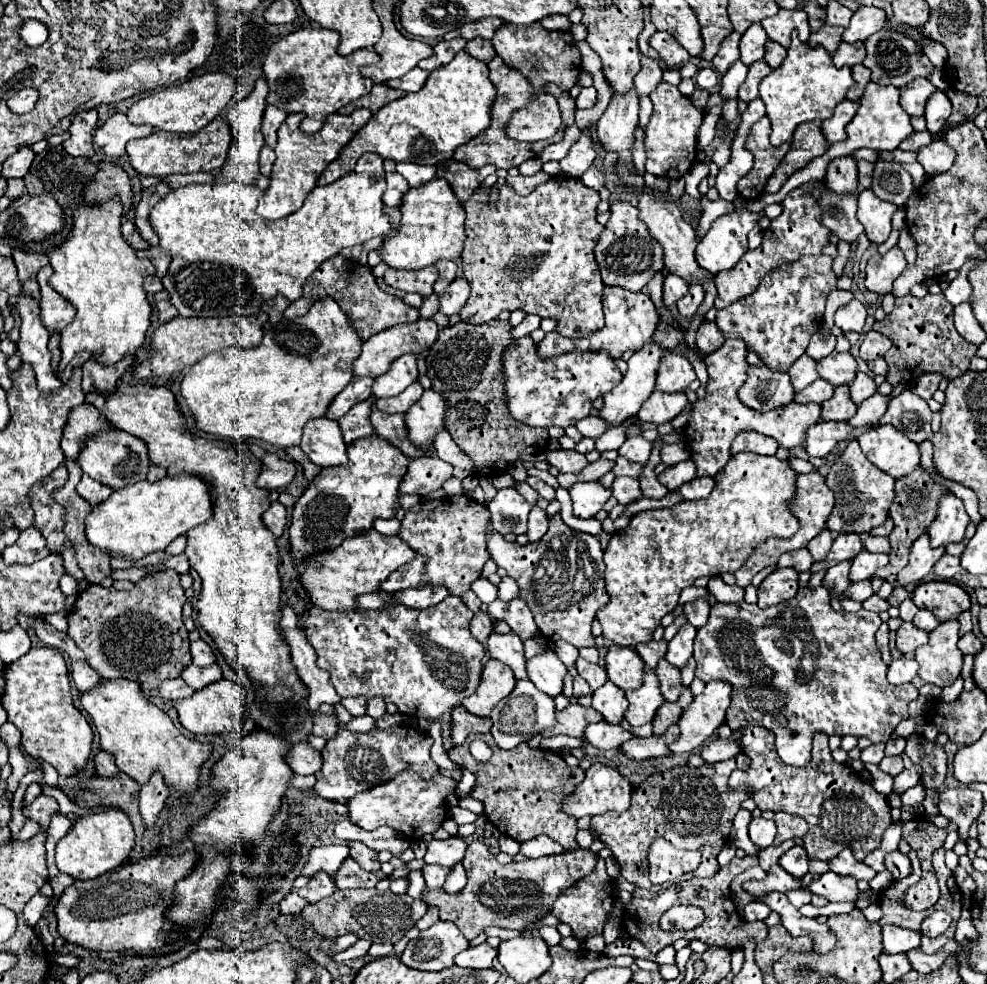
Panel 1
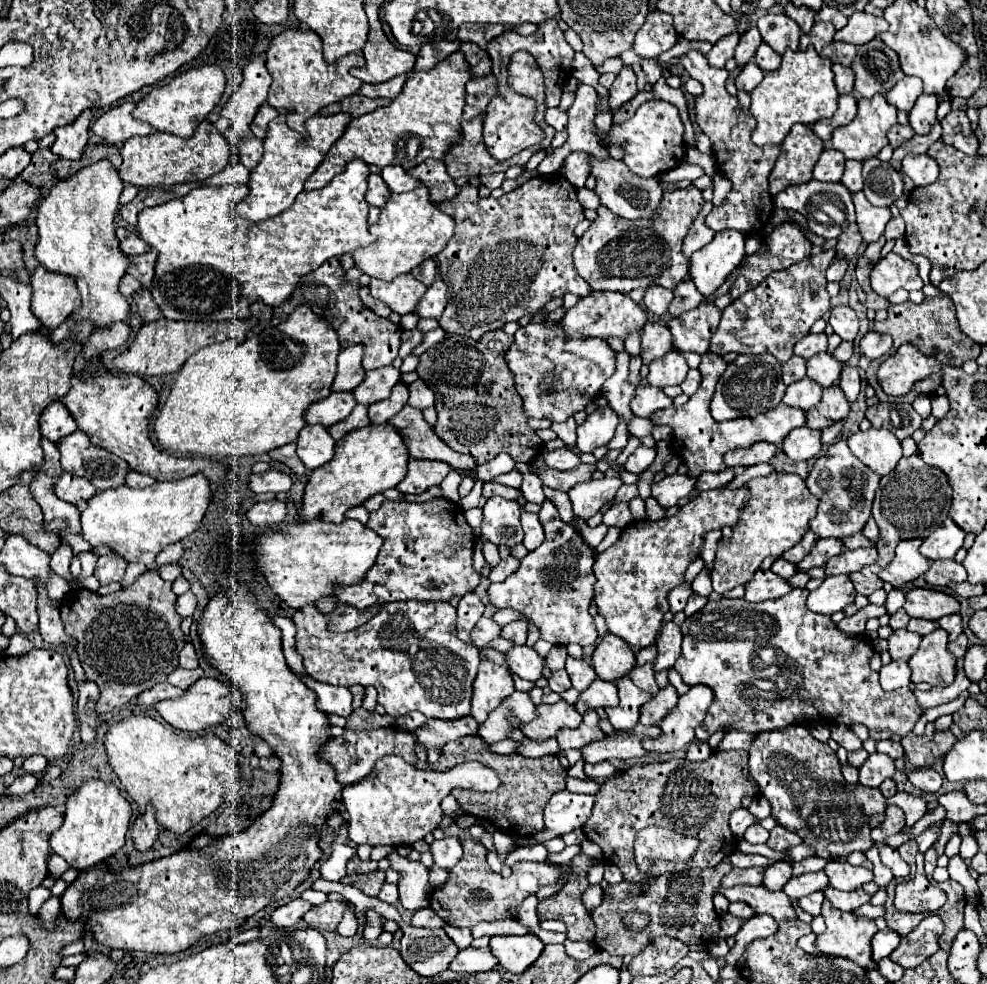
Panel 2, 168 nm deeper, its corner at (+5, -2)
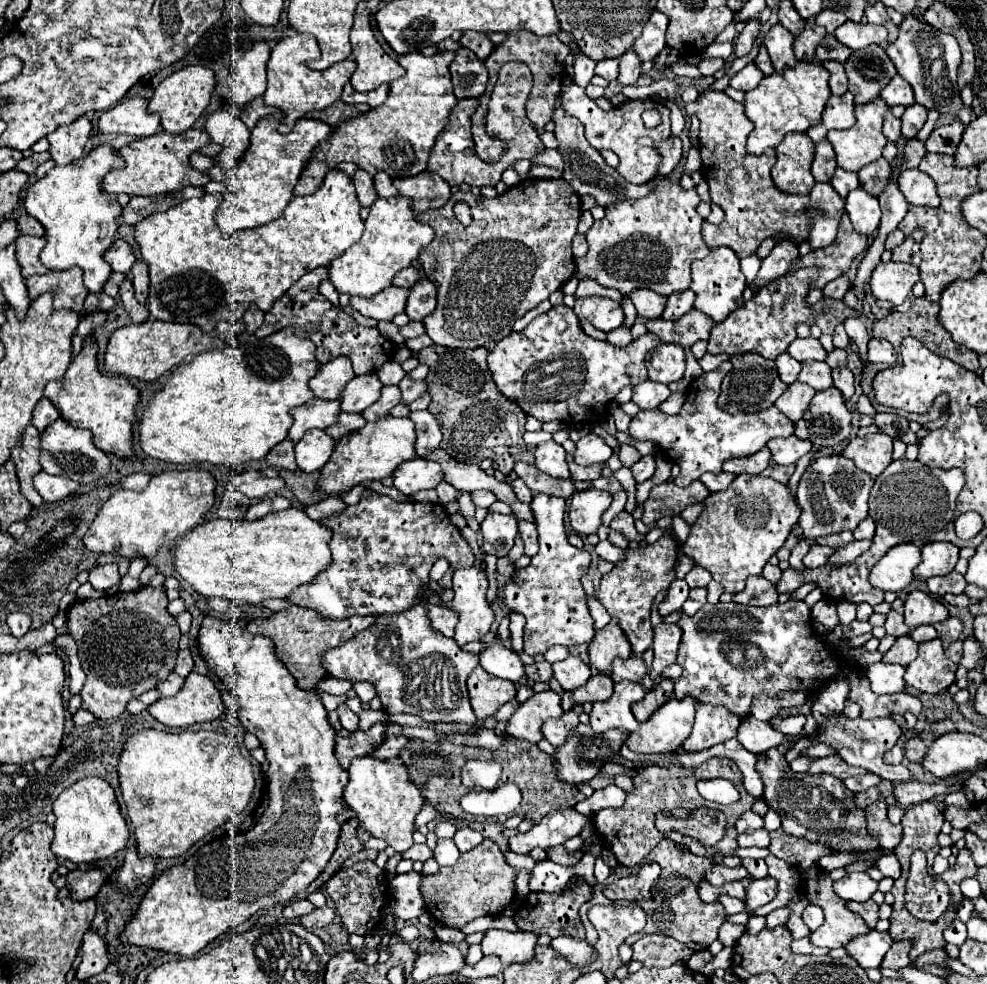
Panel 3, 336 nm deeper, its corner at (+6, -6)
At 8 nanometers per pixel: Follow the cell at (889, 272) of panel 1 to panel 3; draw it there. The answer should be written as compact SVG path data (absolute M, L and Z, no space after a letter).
M889 261L877 265L869 285L871 285L871 293L877 299L889 301L897 307L911 295L911 289L917 281L919 281L919 271L915 265Z

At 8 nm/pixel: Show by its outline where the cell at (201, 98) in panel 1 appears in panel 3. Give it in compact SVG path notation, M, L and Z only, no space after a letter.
M189 65L161 81L161 85L155 89L153 99L149 101L149 111L161 115L163 131L179 135L181 131L191 129L195 121L203 115L203 111L211 101L213 89L215 89L215 73L203 65Z

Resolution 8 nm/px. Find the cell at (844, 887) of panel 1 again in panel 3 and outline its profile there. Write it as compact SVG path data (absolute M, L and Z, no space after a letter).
M865 901L865 903L847 903L847 907L853 911L853 913L859 913L863 919L865 919L865 925L869 927L869 929L875 929L875 925L877 925L877 921L879 921L879 905L875 903L875 901Z

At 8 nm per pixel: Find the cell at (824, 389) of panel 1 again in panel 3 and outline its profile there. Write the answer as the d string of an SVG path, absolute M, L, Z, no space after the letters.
M795 381L795 383L789 385L787 391L779 397L779 401L775 403L775 407L777 407L787 419L791 419L791 421L795 423L795 421L801 419L801 415L803 415L805 409L809 407L809 401L813 399L815 393L817 393L817 391L811 389L809 385Z

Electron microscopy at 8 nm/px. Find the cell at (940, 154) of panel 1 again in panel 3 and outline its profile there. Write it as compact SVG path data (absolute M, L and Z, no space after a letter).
M905 169L899 175L899 189L911 205L917 205L917 207L939 205L935 183L919 169Z

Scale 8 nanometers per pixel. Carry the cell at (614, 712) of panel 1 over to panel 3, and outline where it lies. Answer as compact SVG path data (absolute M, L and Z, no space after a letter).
M597 675L591 677L585 685L573 689L573 691L565 691L561 695L561 707L567 711L569 707L577 705L577 703L595 703L595 701L605 701L609 699L609 695L613 693L613 681L607 675Z

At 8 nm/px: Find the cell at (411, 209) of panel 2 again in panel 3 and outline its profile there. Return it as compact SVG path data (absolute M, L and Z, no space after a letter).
M379 197L369 207L369 217L365 219L365 231L361 239L353 247L349 247L341 257L329 263L329 281L333 283L337 293L371 297L381 289L389 287L393 275L403 267L409 267L411 261L417 259L421 249L427 247L431 239L433 229L415 219L409 197Z

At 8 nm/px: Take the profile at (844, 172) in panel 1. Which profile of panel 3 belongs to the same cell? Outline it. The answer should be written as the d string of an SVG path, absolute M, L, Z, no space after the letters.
M825 139L825 141L815 145L815 159L813 159L813 165L811 165L811 173L813 173L815 181L827 183L835 169L837 169L835 153L833 153L833 147L829 145L829 141Z

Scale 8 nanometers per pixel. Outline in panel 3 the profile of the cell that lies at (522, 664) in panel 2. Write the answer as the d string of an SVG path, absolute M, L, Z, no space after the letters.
M501 643L487 645L479 653L479 665L487 673L501 677L501 679L507 679L507 681L513 681L513 683L517 683L525 675L523 663L517 657L517 653L505 645L501 645Z

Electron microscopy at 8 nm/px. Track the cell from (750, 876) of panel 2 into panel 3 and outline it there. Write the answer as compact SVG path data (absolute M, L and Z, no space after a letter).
M715 865L713 869L709 869L705 873L705 879L713 885L723 885L723 883L729 883L729 881L741 881L747 877L747 869L745 867L725 867L725 865Z

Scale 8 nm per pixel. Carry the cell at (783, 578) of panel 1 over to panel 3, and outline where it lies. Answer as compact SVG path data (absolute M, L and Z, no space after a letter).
M749 577L745 589L741 593L733 595L735 603L741 605L755 605L755 607L769 607L777 603L777 591L771 581L765 581L765 577Z

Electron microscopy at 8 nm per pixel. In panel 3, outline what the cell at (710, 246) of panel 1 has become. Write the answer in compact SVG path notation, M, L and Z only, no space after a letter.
M729 247L713 249L705 259L699 259L691 267L691 291L695 293L695 309L709 315L713 323L721 323L729 317L731 311L743 305L743 291L745 291L745 275L739 269L739 261Z

